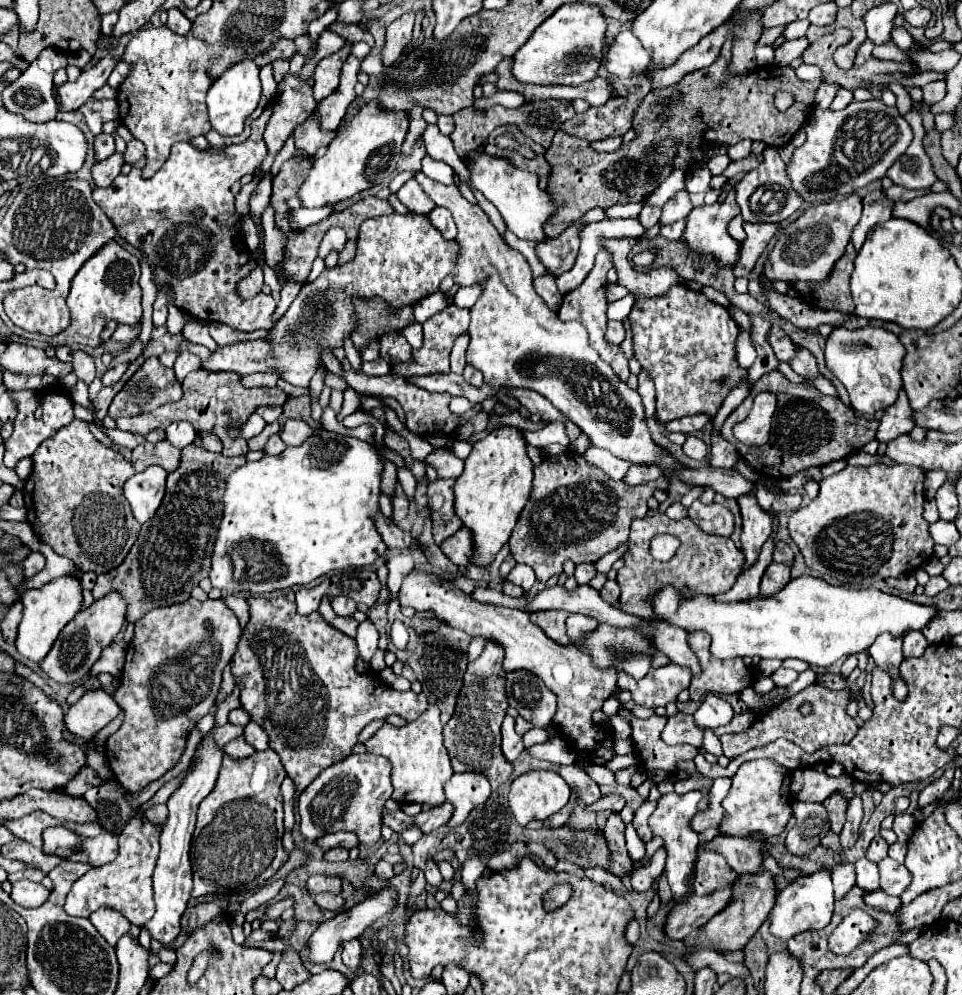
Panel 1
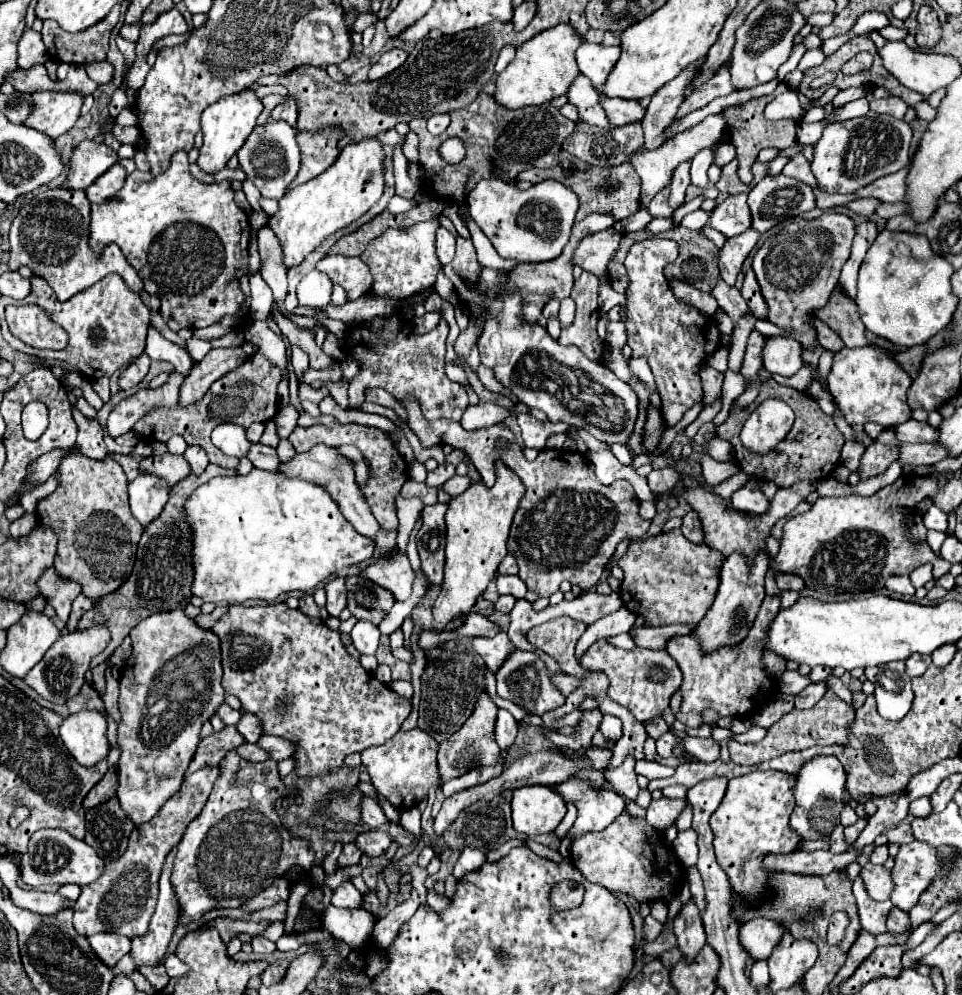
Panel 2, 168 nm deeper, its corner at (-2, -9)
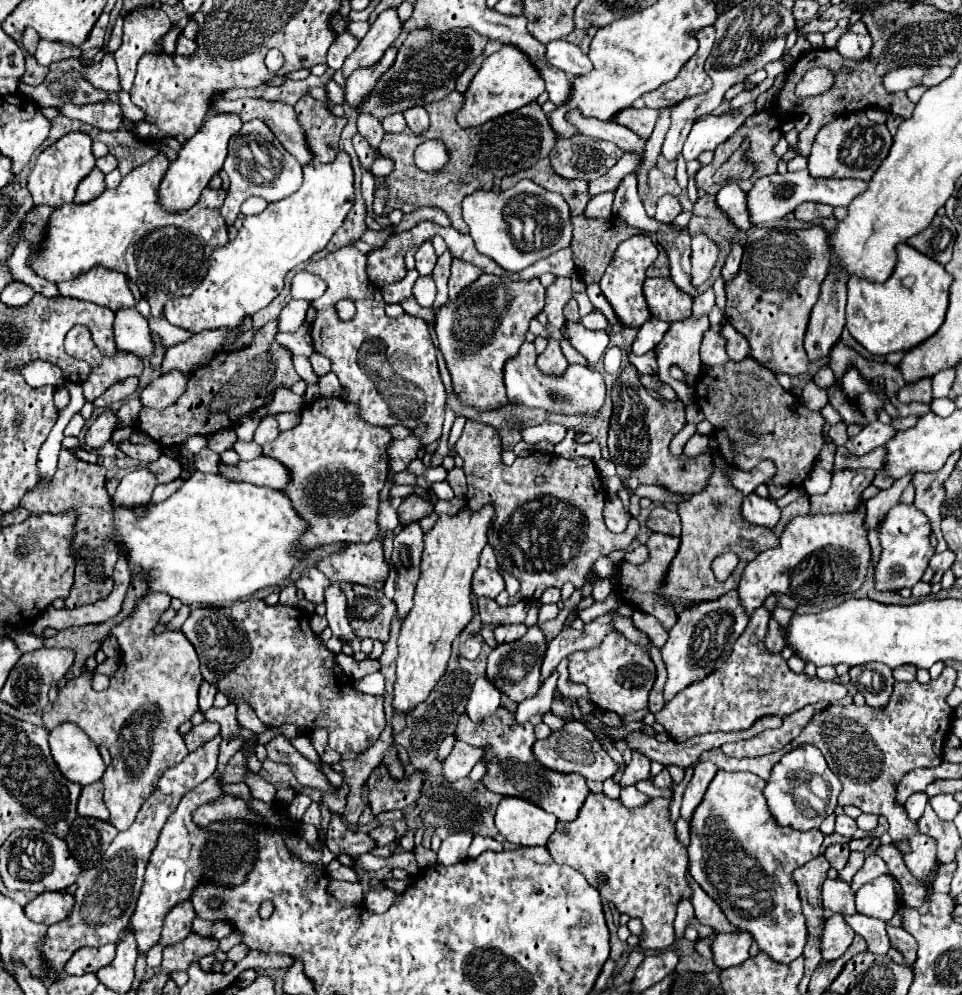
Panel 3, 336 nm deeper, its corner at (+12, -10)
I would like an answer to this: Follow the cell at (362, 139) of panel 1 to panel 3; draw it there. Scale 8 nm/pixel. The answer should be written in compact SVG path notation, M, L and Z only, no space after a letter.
M340 151L338 157L320 167L304 167L304 183L290 197L270 203L262 213L250 215L244 219L244 227L238 231L238 237L232 243L216 249L210 259L210 269L200 287L190 297L170 299L164 305L164 317L178 327L184 327L192 333L200 333L204 329L218 327L236 327L244 315L254 315L262 307L266 307L284 287L284 277L296 265L308 261L314 253L322 251L338 227L344 223L348 213L354 207L354 171L350 165L350 155Z

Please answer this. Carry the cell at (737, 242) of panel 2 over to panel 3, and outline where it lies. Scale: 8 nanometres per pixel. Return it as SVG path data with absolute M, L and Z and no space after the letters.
M704 233L692 237L692 283L700 287L712 273L720 255L720 247Z

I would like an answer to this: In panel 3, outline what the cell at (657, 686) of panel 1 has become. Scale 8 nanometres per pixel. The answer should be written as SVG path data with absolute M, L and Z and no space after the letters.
M610 633L604 643L596 649L576 651L570 657L570 681L584 683L590 689L590 697L596 705L618 715L634 713L648 707L648 695L656 681L656 665L648 651L636 647L620 633Z

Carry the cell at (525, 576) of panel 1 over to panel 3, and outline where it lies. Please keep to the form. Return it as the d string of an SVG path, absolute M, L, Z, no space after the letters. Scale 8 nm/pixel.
M478 567L478 569L476 569L476 575L474 575L474 579L472 579L472 591L474 591L478 597L496 599L496 597L504 591L504 577L502 577L498 571Z

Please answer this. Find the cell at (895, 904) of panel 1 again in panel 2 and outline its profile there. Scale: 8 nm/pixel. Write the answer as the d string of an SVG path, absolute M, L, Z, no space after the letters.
M892 908L890 916L888 916L888 932L894 932L894 934L902 934L902 932L908 932L910 930L910 916L898 908Z

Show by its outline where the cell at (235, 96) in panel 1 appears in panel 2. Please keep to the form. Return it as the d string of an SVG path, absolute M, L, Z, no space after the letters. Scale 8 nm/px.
M242 90L238 94L226 96L218 100L216 104L208 106L202 114L202 134L204 134L204 144L200 148L198 156L198 166L206 174L216 174L218 170L226 168L226 162L242 148L246 138L256 126L256 118L262 112L262 102L256 98L252 90Z

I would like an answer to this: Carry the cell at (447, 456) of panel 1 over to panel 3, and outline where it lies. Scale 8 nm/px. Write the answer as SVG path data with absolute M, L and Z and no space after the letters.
M448 481L434 483L430 489L436 493L436 497L438 497L438 499L452 499L452 497L454 497L454 493L452 493L452 487L448 485Z

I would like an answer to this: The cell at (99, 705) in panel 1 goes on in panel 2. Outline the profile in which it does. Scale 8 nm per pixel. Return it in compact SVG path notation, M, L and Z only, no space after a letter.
M96 710L70 714L60 726L60 738L68 752L86 768L106 760L110 744L106 740L106 718Z

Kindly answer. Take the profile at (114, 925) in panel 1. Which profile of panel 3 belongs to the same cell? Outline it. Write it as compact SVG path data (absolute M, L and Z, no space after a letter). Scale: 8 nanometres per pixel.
M104 945L104 947L82 947L78 949L70 961L66 963L66 973L68 975L84 975L84 973L94 973L100 967L108 965L116 955L116 945Z

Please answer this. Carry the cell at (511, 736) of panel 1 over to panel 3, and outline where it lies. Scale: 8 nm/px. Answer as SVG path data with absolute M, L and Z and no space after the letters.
M482 675L480 679L476 679L470 691L466 713L474 723L482 723L498 707L500 707L500 691L496 691L496 687L492 687L492 683L488 683L488 679Z

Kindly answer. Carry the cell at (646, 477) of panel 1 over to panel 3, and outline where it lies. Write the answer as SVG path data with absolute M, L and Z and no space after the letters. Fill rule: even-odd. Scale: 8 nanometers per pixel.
M720 455L714 457L714 463L716 463L716 475L712 475L708 487L702 493L692 495L688 501L678 503L678 515L682 519L682 537L680 537L682 543L668 571L670 581L668 585L664 585L666 589L664 593L672 599L672 603L676 603L676 609L682 609L688 603L696 603L696 601L718 599L720 595L736 589L744 567L752 559L756 559L762 551L778 543L778 537L768 527L750 525L744 523L744 519L740 519L740 491L732 487L726 477L726 469L730 465L724 463ZM728 551L736 553L740 557L740 563L726 581L718 581L712 571L712 561Z

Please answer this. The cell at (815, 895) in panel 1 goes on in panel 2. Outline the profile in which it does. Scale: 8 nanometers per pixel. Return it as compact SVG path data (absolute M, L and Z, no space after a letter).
M752 918L740 926L738 940L742 942L742 948L750 954L752 960L766 960L772 948L780 942L782 934L784 930L782 926L778 926L776 920Z

